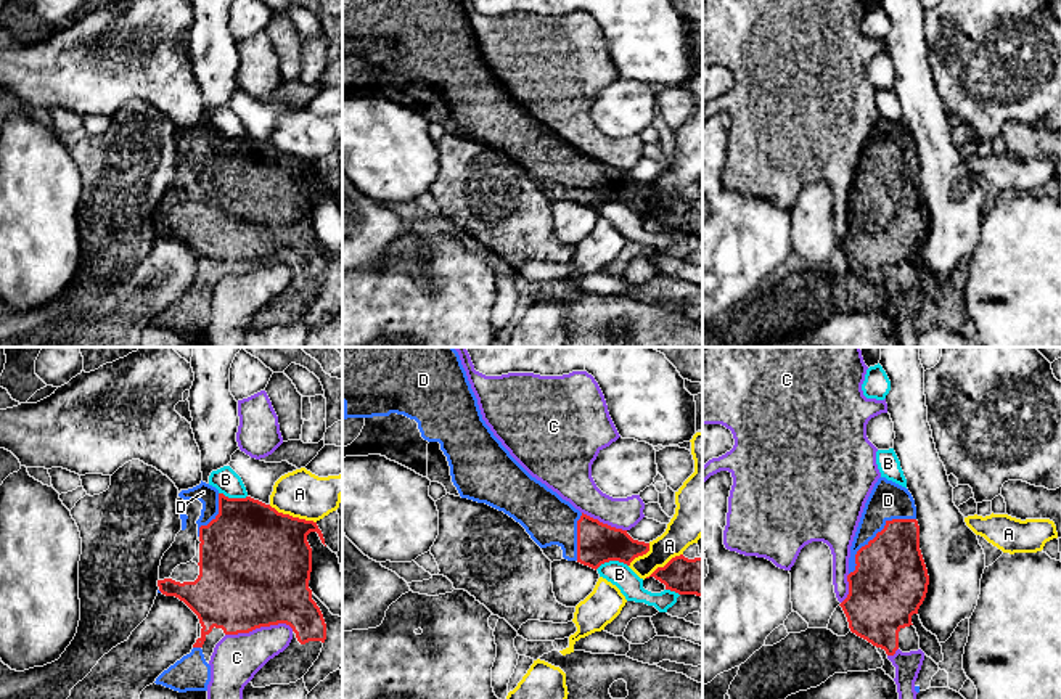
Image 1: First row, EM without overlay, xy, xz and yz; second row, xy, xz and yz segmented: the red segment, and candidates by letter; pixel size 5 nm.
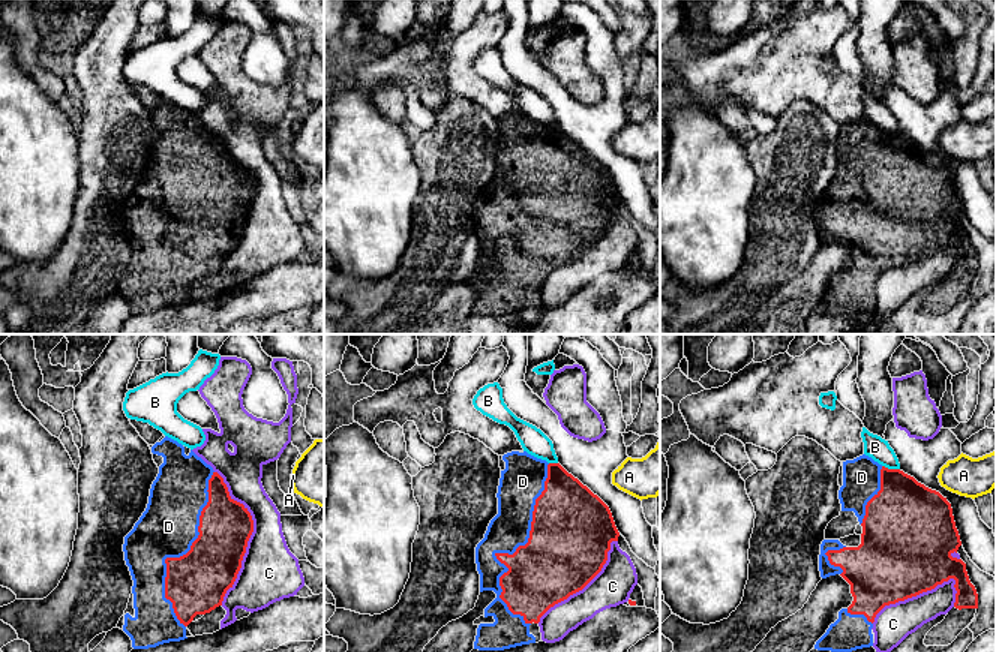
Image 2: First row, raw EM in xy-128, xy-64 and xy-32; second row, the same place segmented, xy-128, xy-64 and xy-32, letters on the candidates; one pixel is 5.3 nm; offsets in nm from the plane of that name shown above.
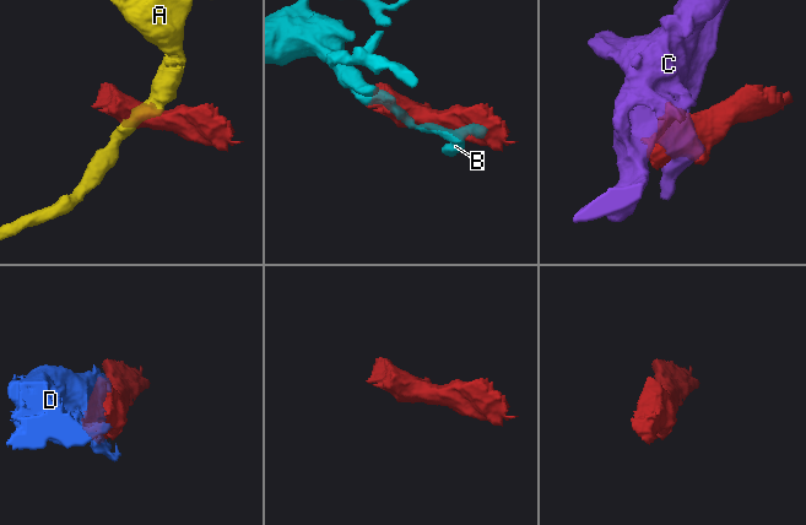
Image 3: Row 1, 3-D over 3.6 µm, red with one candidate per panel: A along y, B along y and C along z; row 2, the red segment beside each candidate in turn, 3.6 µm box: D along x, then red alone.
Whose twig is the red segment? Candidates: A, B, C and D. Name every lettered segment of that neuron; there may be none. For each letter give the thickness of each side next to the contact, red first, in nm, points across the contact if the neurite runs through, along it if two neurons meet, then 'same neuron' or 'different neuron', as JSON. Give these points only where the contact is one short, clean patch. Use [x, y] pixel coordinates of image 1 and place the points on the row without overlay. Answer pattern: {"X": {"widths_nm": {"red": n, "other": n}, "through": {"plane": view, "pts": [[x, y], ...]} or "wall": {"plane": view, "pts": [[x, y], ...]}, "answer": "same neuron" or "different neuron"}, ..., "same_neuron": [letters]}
{"A": {"widths_nm": {"red": 480, "other": 240}, "wall": {"plane": "xy", "pts": [[269, 145], [278, 151], [315, 163]]}, "answer": "different neuron"}, "B": {"widths_nm": {"red": 200, "other": 120}, "answer": "different neuron"}, "C": {"widths_nm": {"red": 500, "other": 240}, "answer": "different neuron"}, "D": {"widths_nm": {"red": 380, "other": 190}, "answer": "same neuron"}, "same_neuron": ["D"]}

